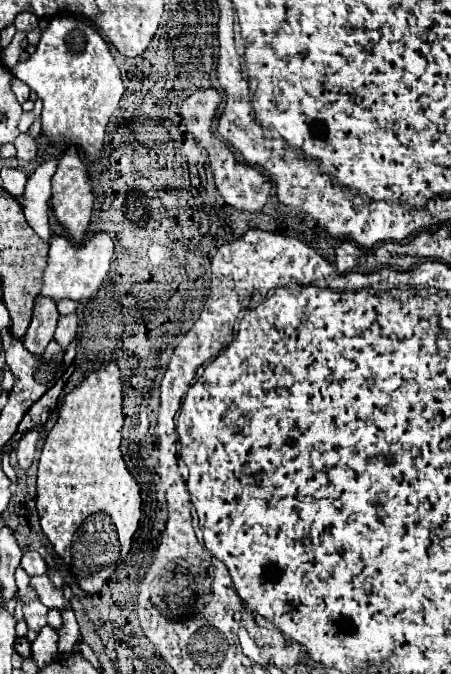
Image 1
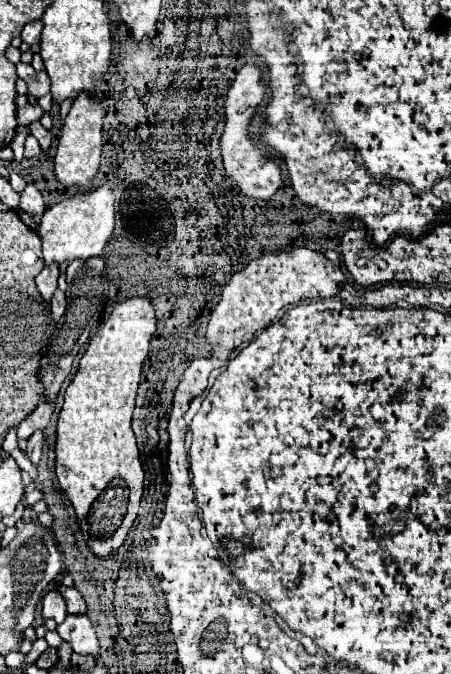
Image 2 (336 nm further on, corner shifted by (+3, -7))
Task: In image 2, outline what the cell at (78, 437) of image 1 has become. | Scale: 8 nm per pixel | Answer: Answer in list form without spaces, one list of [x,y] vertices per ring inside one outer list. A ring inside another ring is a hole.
[[[133,297],[117,303],[97,333],[91,337],[89,349],[79,361],[79,369],[65,389],[63,409],[57,423],[57,479],[61,489],[71,499],[89,549],[97,557],[109,557],[119,549],[137,517],[143,495],[143,467],[139,461],[137,441],[131,429],[135,395],[141,379],[141,367],[149,353],[149,341],[157,331],[157,317],[147,297]]]

